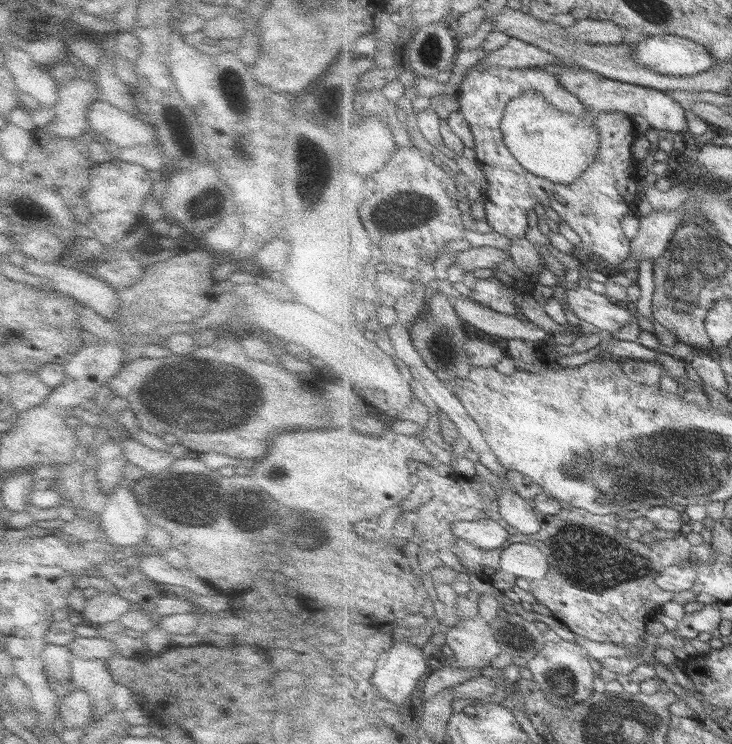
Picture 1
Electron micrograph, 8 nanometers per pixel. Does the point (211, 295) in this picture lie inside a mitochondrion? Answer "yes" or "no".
no

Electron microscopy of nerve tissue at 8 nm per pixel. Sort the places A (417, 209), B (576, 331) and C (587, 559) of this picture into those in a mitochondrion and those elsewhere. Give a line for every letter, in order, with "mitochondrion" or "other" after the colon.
A: mitochondrion
B: other
C: mitochondrion

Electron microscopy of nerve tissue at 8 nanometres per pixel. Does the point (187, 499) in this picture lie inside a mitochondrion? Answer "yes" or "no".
yes

